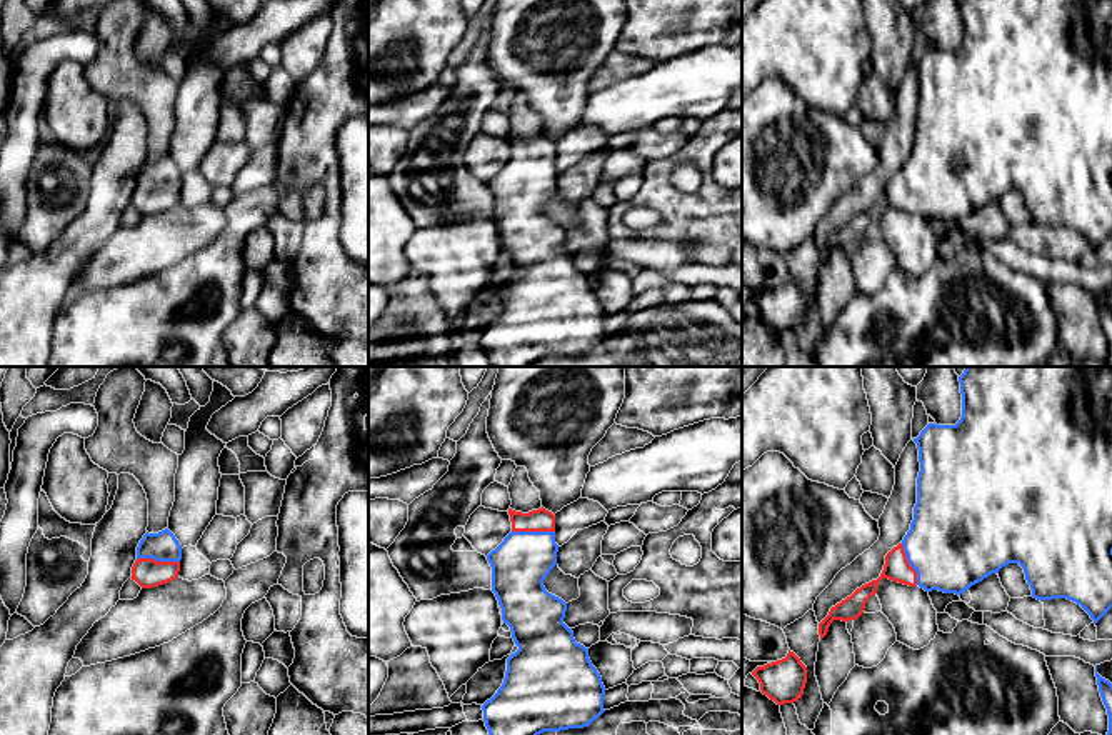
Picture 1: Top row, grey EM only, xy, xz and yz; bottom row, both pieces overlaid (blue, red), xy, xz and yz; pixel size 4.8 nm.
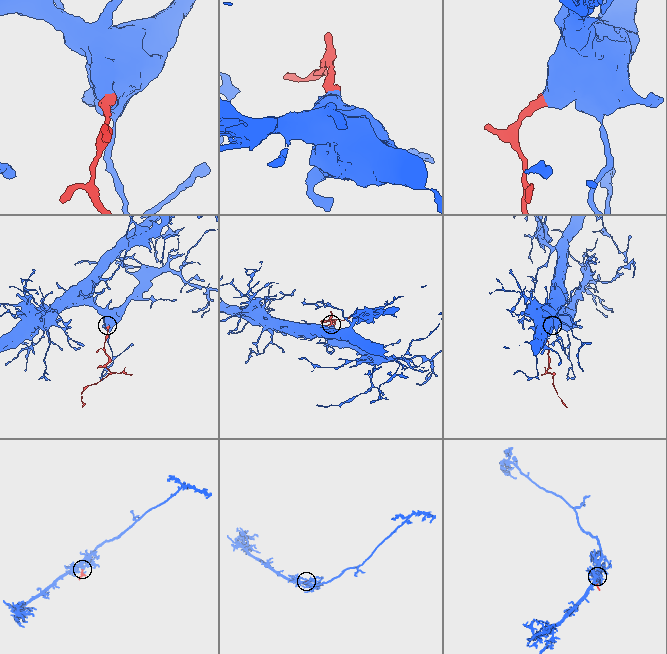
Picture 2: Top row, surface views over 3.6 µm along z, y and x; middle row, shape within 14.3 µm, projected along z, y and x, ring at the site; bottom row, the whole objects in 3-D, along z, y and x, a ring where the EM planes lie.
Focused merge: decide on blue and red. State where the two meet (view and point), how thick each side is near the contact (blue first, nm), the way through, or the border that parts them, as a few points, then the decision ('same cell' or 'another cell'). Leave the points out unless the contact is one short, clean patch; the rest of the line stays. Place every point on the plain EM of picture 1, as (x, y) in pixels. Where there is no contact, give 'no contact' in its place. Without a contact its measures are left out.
xy (159, 187) | 140/140 nm | across xy (164, 174), (159, 187), (147, 199) | same cell

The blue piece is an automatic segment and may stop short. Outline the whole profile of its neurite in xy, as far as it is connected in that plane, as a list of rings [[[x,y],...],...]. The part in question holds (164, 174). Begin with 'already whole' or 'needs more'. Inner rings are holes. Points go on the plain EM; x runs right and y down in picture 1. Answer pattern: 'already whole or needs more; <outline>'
needs more; [[[165,155],[158,160],[145,160],[137,173],[137,187],[132,193],[132,207],[142,215],[168,210],[178,203],[182,172]]]

